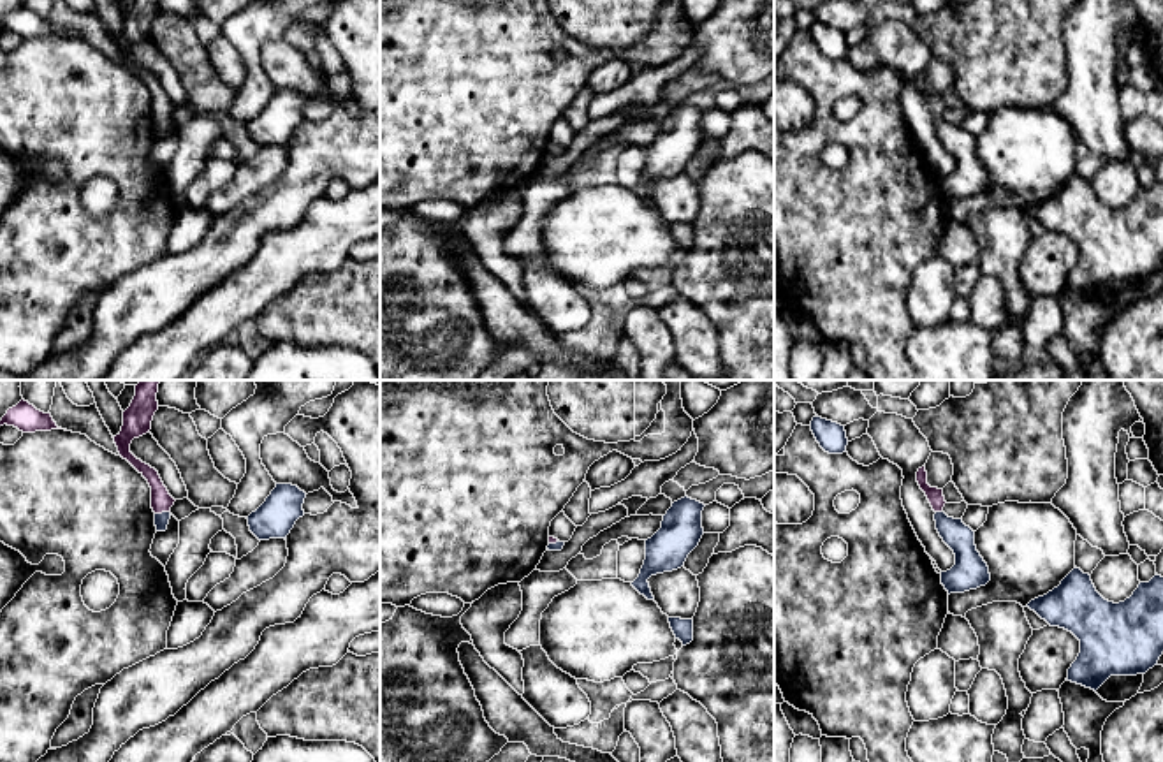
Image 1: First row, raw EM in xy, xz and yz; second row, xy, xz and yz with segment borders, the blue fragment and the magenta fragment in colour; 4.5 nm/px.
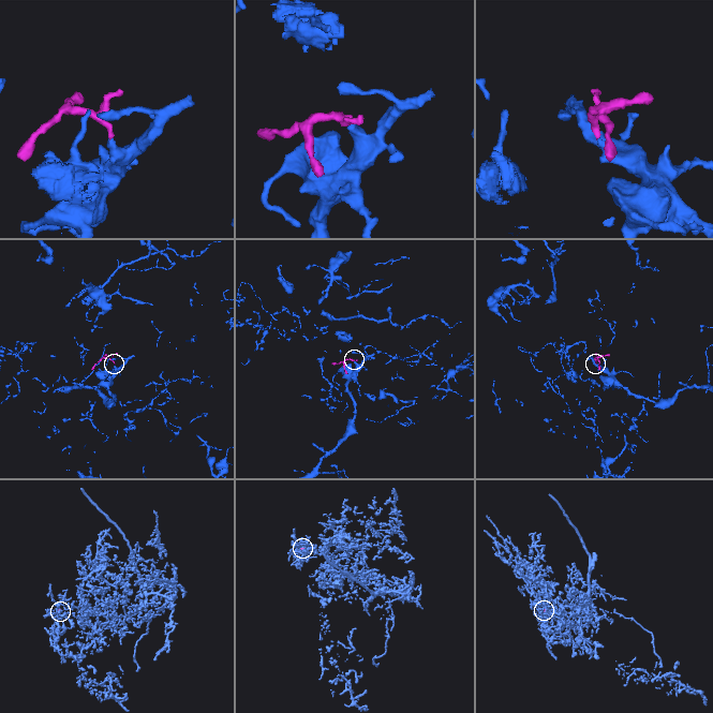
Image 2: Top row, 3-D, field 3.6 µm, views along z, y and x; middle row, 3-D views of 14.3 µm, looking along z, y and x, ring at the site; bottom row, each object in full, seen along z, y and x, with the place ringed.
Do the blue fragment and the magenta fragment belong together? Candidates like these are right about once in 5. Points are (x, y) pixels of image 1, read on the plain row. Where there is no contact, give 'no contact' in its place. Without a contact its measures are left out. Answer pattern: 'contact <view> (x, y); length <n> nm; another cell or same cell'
contact xy (162, 118); length 70 nm; same cell

